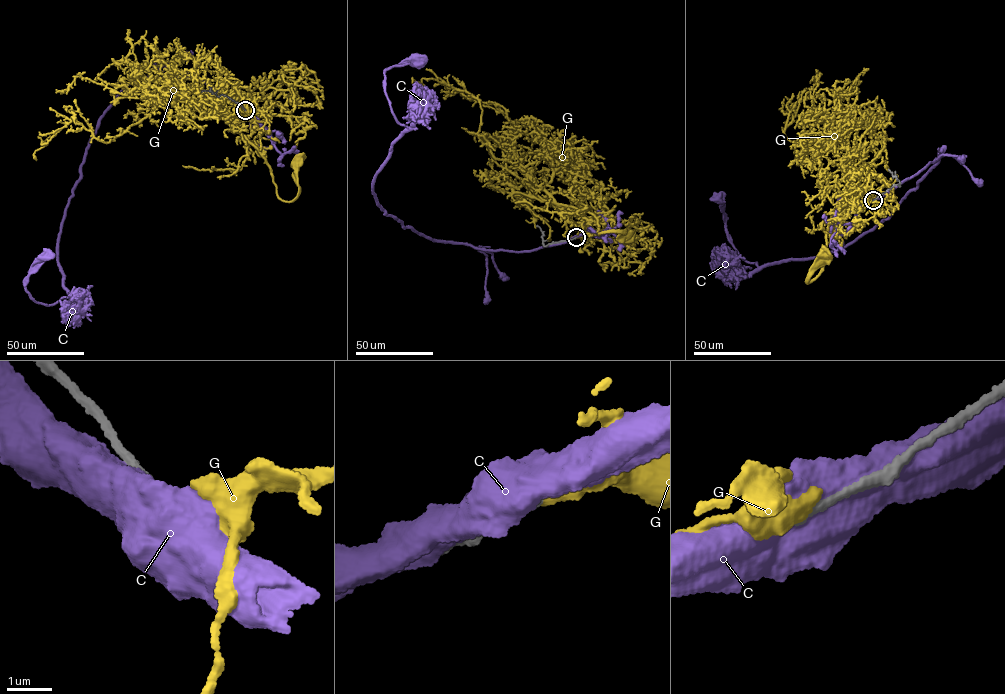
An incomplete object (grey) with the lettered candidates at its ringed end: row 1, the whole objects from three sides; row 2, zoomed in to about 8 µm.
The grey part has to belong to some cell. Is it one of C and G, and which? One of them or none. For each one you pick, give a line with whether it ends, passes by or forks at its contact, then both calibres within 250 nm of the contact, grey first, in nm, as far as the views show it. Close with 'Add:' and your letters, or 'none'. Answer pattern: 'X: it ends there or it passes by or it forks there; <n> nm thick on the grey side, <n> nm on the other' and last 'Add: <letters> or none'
Add: none

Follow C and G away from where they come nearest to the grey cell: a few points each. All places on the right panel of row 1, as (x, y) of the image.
C: (874, 199), (940, 151), (937, 164), (892, 214), (819, 256), (758, 267), (743, 260), (729, 239), (718, 197)
G: (873, 199), (868, 192), (846, 198), (833, 229), (827, 232), (821, 272), (807, 283), (811, 267), (824, 253)

